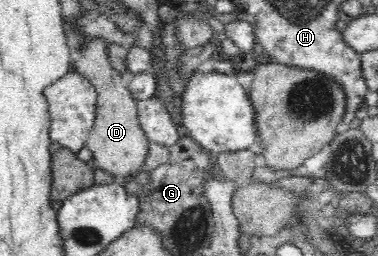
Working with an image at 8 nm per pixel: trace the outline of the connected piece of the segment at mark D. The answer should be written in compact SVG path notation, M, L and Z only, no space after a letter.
M103 38L89 39L74 53L71 69L86 77L97 92L96 118L86 141L87 147L93 152L91 165L124 183L131 179L131 175L144 170L151 143L138 122L138 105L128 88L128 79L109 60L108 44Z

